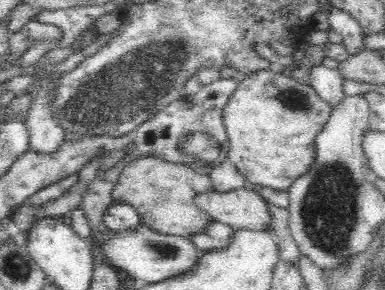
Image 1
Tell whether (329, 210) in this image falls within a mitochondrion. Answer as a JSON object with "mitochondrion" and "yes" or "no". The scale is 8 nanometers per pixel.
{"mitochondrion":"yes"}

